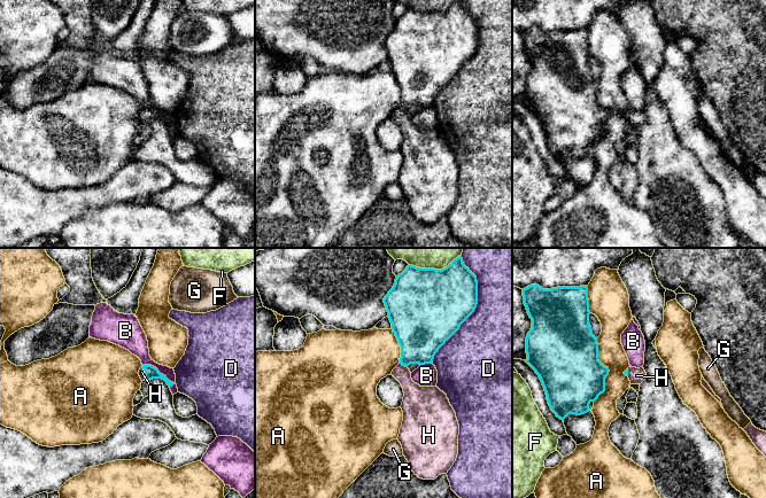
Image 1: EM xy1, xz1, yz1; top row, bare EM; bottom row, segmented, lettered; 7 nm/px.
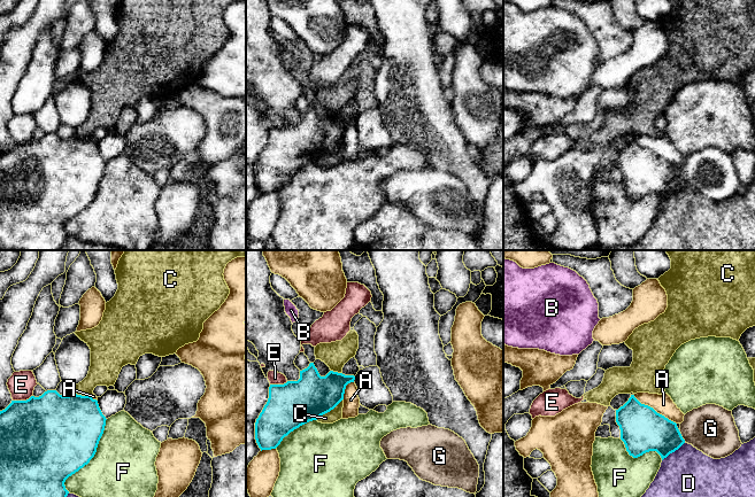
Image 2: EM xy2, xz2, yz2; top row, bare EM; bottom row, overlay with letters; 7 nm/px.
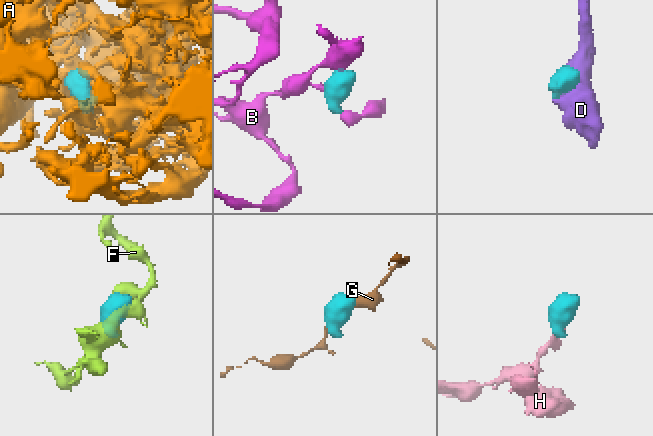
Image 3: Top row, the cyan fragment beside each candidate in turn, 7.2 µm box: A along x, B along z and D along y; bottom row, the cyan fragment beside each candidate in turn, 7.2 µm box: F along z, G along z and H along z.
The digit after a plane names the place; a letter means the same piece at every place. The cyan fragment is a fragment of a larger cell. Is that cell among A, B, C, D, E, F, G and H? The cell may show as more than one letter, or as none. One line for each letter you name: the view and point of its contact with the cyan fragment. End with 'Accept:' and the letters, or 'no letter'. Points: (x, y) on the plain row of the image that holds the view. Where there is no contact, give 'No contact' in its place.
H: Touches cyan at xz1 (403, 107)
Accept: H

